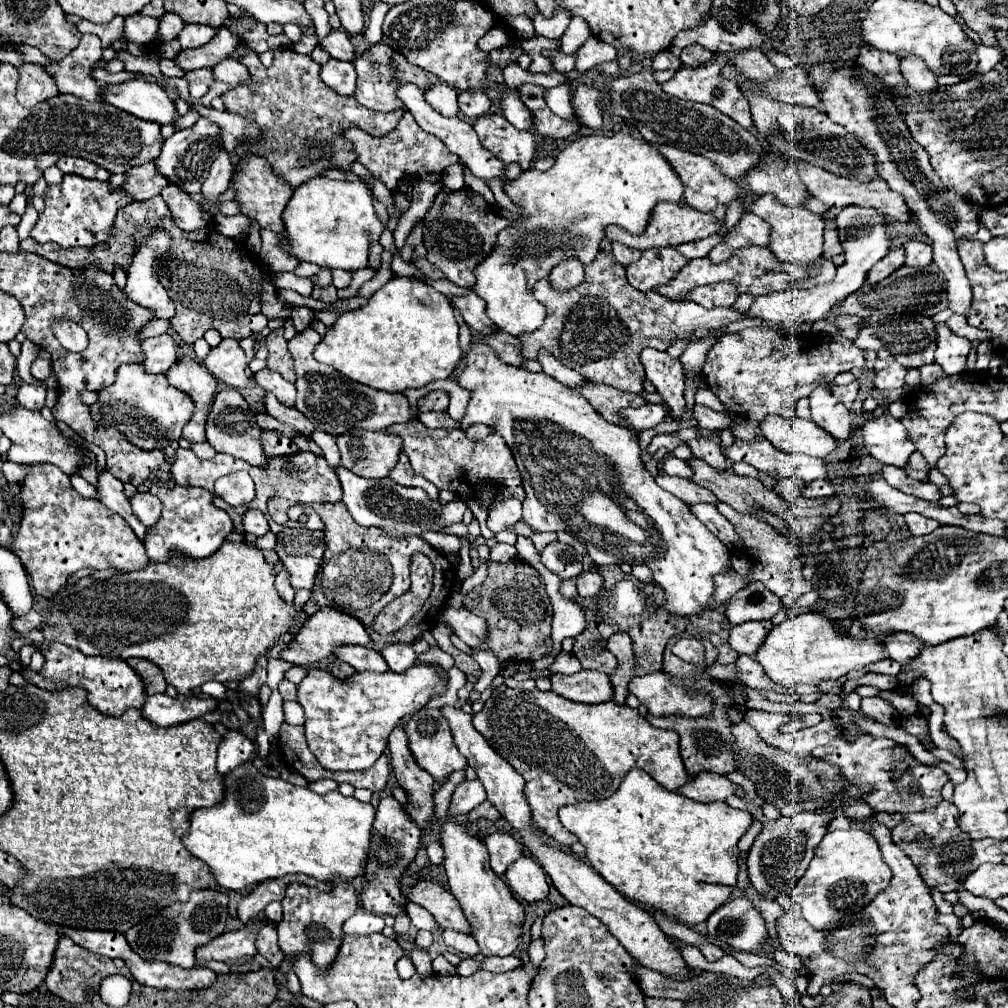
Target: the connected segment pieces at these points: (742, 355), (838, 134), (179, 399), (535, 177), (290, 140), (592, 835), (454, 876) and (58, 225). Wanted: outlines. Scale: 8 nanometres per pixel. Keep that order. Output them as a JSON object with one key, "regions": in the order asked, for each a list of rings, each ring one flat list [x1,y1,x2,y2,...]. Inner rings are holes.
{"regions":[[[746,328,736,334,724,334,712,346,702,374,709,388,720,386,714,393,727,412,762,422,766,414,794,420,798,400,808,396,816,384,834,382,836,374,848,372,854,366,862,368,864,364,862,350,848,338,828,338,812,332,780,334,770,328]],[[748,92,746,98,752,110,752,120,754,120,754,126,758,128,760,140,768,140,768,144,774,146,778,152,788,154,794,160,810,162,814,166,820,166,828,172,834,172,846,178,868,180,876,176,874,156,866,152,866,148,850,132,846,132,844,126,834,124,826,114,818,112,816,108,784,104,762,94,756,96]],[[122,364,116,382,98,392,98,402,90,410,96,422,122,430,138,448,162,450,180,438,184,424,192,418,194,404,186,392,172,388,164,374,146,374,140,364]],[[628,128,616,132,614,136,594,134,570,142,564,150,558,152,556,162,550,170,540,172,536,168,530,168,518,178,504,184,504,192,516,206,522,208,522,220,514,220,508,228,498,232,496,248,474,270,476,286,472,290,480,294,488,304,490,320,500,330,512,336,532,332,542,326,546,318,546,308,538,306,538,300,532,296,534,284,542,278,548,278,552,268,568,258,578,258,582,264,590,264,600,252,604,226,618,224,632,234,642,234,652,214,652,208,658,202,684,202,684,184,680,182,672,166,648,142,644,142,642,138,632,138]],[[246,50,240,56,240,62,248,68,250,72,250,80,246,80,244,84,238,84,236,88,230,88,228,92,224,92,222,102,224,108,232,114,240,114,250,122,256,122,260,128,260,138,250,144,248,140,244,140,244,144,236,146,236,152,244,156,262,156,270,162,272,170,276,172,276,176,284,178,290,186,300,186,316,176,322,176,328,170,350,170,350,166,356,162,356,152,352,152,352,144,348,144,344,140,344,130,350,126,358,126,364,132,372,134,372,136,384,136,388,132,392,132,396,128,396,124,400,122,400,118,404,116,404,110,394,110,394,112,374,112,368,110,364,106,360,106,356,102,354,96,338,96,334,90,330,90,318,76,318,64,304,54,298,54,294,50,276,50,274,52,274,60,272,66,266,68,258,54,252,50]],[[630,770,620,788,610,798,562,806,560,822,586,846,586,858,592,868,628,900,636,900,654,910,662,910,682,924,700,924,708,920,712,912,692,914,696,892,694,888,698,888,698,884,736,885,739,873,739,866,736,864,738,840,750,828,752,816,744,810,730,808,726,802,694,802,658,786,644,770],[658,844,662,844,662,852,656,850]],[[454,822,444,824,442,834,440,834,440,842,444,848,444,870,448,876,448,888,456,896,456,900,460,902,464,916,468,918,468,922,472,926,472,936,480,946,480,952,484,956,510,956,510,954,514,954,514,950,518,948,518,938,522,936,524,906,514,898,514,894,504,884,504,880,492,872,492,868,488,864,488,850,486,850,484,842,478,838,472,838,464,824,454,824]],[[64,174,60,184,48,184,48,190,44,194,44,212,40,212,38,222,34,224,30,236,40,244,56,242,60,248,74,248,74,246,94,248,96,244,102,244,110,238,116,210,126,206,128,202,130,198,124,196,120,188,114,188,108,182,88,180,76,174]]]}

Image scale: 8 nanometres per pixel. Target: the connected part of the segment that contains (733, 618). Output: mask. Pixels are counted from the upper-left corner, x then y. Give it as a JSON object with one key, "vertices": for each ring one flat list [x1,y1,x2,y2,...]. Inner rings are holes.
{"vertices":[[750,582,728,600,724,614,730,624,742,624,748,620,770,620,780,608,782,602,776,594,760,582]]}

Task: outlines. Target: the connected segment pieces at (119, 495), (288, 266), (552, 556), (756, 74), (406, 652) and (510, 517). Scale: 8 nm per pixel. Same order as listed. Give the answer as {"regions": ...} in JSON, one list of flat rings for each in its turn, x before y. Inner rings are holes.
{"regions":[[[104,472,98,476,100,486,98,486,98,494,100,494,100,502,106,504,110,510,114,510,116,514,120,514,130,528,134,530,134,534,140,540,144,540,146,536,146,526,140,524,140,520,136,518,136,514,132,512,130,504,128,504,128,496,124,494,124,482,120,482,118,478,114,478,112,474]],[[264,230,264,240,262,240,262,260,270,268,270,272,294,272,298,268,298,260,288,256,280,248,280,240,284,234,276,234,270,230]],[[558,540,550,542,540,556,542,556,542,564,550,572,560,576,560,580,576,578,582,572,582,556,570,544]],[[744,50,734,56,734,66,750,80,756,80,756,84,762,84,764,80,770,80,776,76,776,68,768,62,766,54,762,50]],[[390,644,382,650,382,656,392,672,404,672,408,666,416,662,416,654,412,644]],[[506,498,502,502,494,500,488,506,488,518,486,524,490,530,494,532,502,532,504,528,516,524,518,520,522,520,522,502,514,500,514,498]]]}

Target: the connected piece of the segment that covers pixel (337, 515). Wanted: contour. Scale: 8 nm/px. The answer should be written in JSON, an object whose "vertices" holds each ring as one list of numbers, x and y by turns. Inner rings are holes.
{"vertices":[[344,502,312,504,312,508,326,524,324,530,326,552,320,566,320,574,316,574,312,596,304,604,308,616,312,616,324,606,342,610,346,614,356,616,368,630,370,638,378,640,378,634,372,632,372,622,388,602,392,602,394,598,406,592,406,576,408,576,410,560,416,552,428,556,430,562,434,564,434,592,436,592,434,598,448,598,456,582,456,570,442,552,428,546,420,536,404,536,404,540,394,540,394,536,382,532,382,528,360,526,356,524,356,520,352,520]]}

